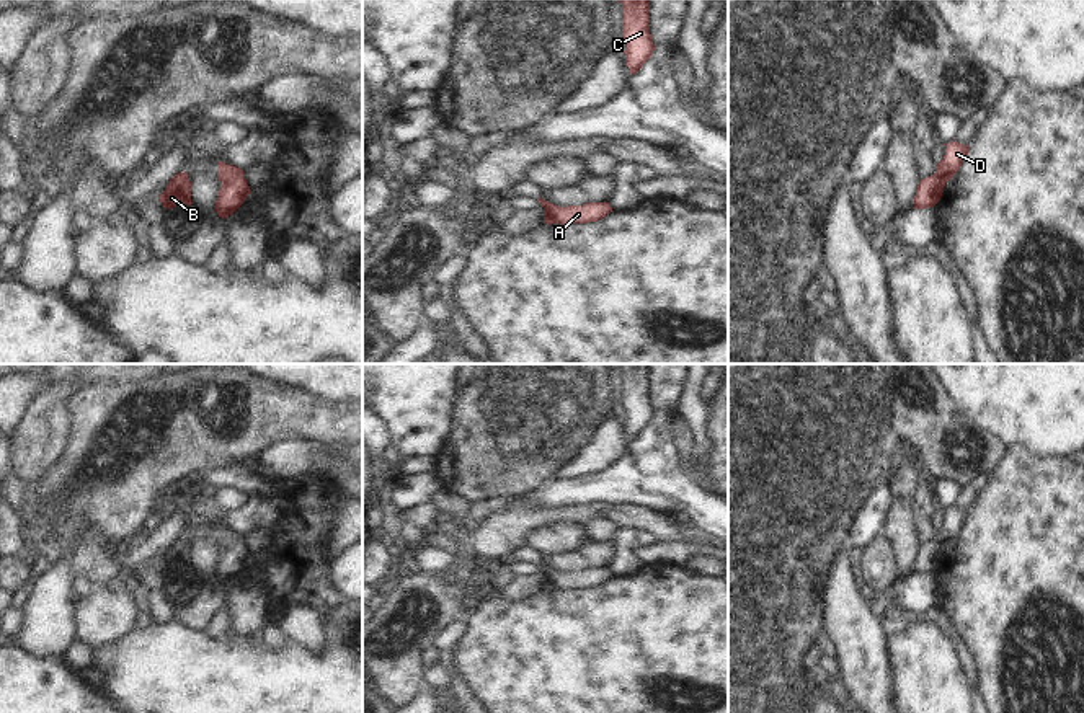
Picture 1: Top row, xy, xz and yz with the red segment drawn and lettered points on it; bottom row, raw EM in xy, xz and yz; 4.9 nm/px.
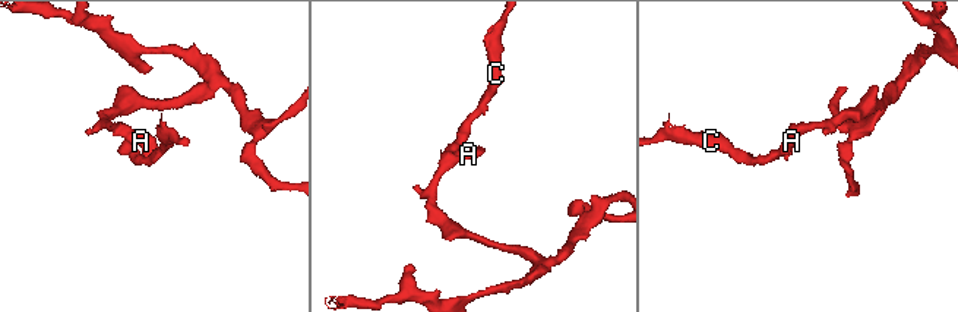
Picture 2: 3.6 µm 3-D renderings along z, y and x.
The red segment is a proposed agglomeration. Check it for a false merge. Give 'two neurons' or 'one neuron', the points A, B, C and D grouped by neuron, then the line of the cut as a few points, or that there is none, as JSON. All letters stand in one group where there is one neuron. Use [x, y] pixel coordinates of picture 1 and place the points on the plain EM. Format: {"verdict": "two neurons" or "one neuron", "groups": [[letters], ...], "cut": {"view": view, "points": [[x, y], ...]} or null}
{"verdict": "two neurons", "groups": [["A", "D"], ["B", "C"]], "cut": {"view": "yz", "points": [[934, 539], [944, 549]]}}

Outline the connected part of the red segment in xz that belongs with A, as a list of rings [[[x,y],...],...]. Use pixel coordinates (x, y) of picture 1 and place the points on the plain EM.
[[[588,568],[584,571],[568,571],[568,573],[549,569],[544,573],[544,589],[571,591],[571,589],[598,587],[611,578],[612,573],[609,568]]]

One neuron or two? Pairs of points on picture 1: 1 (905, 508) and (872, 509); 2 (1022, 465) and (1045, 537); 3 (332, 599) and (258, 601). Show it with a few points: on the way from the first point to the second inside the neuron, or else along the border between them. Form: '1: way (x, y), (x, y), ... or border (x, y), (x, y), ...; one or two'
1: border (884, 478), (892, 503), (888, 524), (880, 532); two
2: way (1024, 483), (1040, 519); one
3: border (258, 583), (279, 611); two

